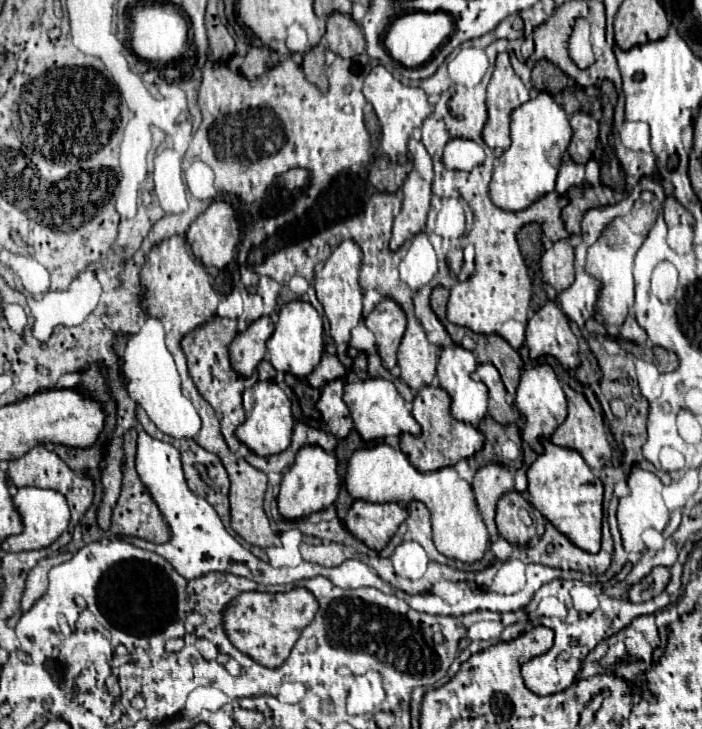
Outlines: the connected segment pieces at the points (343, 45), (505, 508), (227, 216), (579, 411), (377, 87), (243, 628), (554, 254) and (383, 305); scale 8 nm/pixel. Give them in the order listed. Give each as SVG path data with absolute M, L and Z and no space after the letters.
M333 12L333 16L327 18L325 40L329 50L333 50L343 58L353 58L365 52L365 38L363 38L361 26L353 22L351 14Z
M515 490L505 492L505 496L501 496L501 500L497 502L495 522L497 522L499 534L513 546L525 546L535 536L535 526L525 526L523 520L519 518L521 508L529 508L529 504L525 496Z
M215 200L197 220L187 230L187 242L195 254L205 266L215 266L215 268L225 268L233 258L235 258L235 248L237 242L241 240L241 222L237 218L237 212L231 204L223 200Z
M563 384L563 392L565 392L567 402L569 402L569 414L567 414L565 422L559 424L559 428L553 432L551 442L557 444L557 446L565 446L565 448L577 450L585 458L589 468L595 474L599 474L601 468L605 466L605 460L609 460L612 457L612 448L608 441L605 426L603 426L603 418L601 418L601 414L593 412L593 408L585 400L585 396L575 392L573 388L569 388L569 384Z
M375 66L369 76L365 78L363 84L363 94L367 98L367 102L373 104L375 114L381 122L383 128L383 136L381 136L381 148L383 152L393 160L393 162L405 162L407 158L407 140L413 132L413 128L419 128L423 124L423 120L431 114L431 104L427 102L427 94L421 88L413 88L413 86L403 86L397 78L393 78L393 74L389 70L385 70L383 66Z
M293 588L281 594L243 592L223 614L225 632L235 648L267 668L277 668L287 660L301 630L311 624L317 608L317 600L307 588Z
M559 240L549 250L545 250L539 266L545 284L551 284L557 292L567 290L575 280L573 246L569 244L569 240Z
M383 298L365 318L365 326L375 334L377 352L383 360L383 366L391 370L397 364L397 348L407 326L405 312L395 300Z

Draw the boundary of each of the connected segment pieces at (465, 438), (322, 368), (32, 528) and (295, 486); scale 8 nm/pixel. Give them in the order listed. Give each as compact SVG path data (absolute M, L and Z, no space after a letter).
M425 386L423 390L417 392L413 400L413 416L423 430L421 430L421 436L401 434L399 448L409 456L411 464L421 472L455 466L461 458L473 456L483 446L483 434L471 424L455 420L449 412L449 404L451 404L449 394L443 388L435 388L435 386Z
M323 354L321 362L317 364L317 368L305 378L313 388L321 388L325 386L327 382L331 380L337 380L337 378L345 378L345 366L339 362L337 356L333 354Z
M25 486L19 488L17 494L13 496L15 508L21 512L23 518L23 532L17 536L9 536L3 542L3 550L5 552L23 552L23 550L39 550L39 548L47 548L51 542L55 542L63 530L69 524L69 510L67 510L67 500L61 492L57 490L49 490L49 488L35 488L35 486Z
M317 446L301 448L301 452L297 452L297 460L293 462L293 468L289 468L283 474L281 490L277 496L279 514L287 520L305 518L313 512L319 512L319 510L325 510L327 506L331 506L337 498L337 492L339 492L337 458L333 454L327 454L323 448L317 448Z

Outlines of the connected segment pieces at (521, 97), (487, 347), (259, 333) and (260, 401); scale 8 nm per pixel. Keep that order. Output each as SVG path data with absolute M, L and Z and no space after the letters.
M505 52L497 54L495 70L487 86L487 122L481 130L483 142L497 152L509 148L509 118L511 112L529 100L529 90L523 86L521 78L513 72L509 56Z
M471 334L477 342L477 348L473 350L475 358L479 362L491 362L501 372L503 384L511 396L515 396L519 378L521 378L521 364L517 360L517 352L503 340L499 334L483 336L483 334Z
M261 316L245 332L235 336L235 340L229 346L229 356L231 356L233 368L241 376L247 378L263 360L265 342L273 334L273 330L275 330L275 324L269 320L269 316Z
M255 382L243 392L243 406L247 420L237 428L235 434L249 450L253 450L257 456L271 456L289 448L293 432L293 414L289 412L291 402L275 382Z

